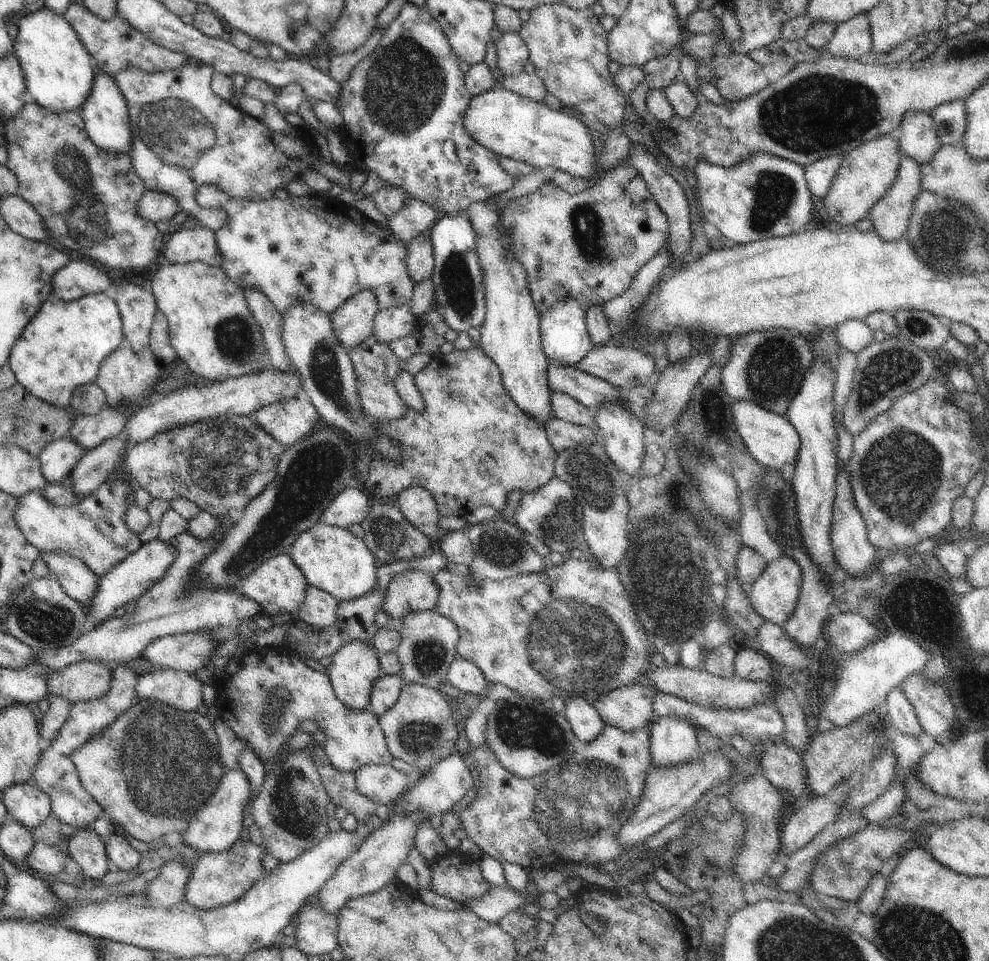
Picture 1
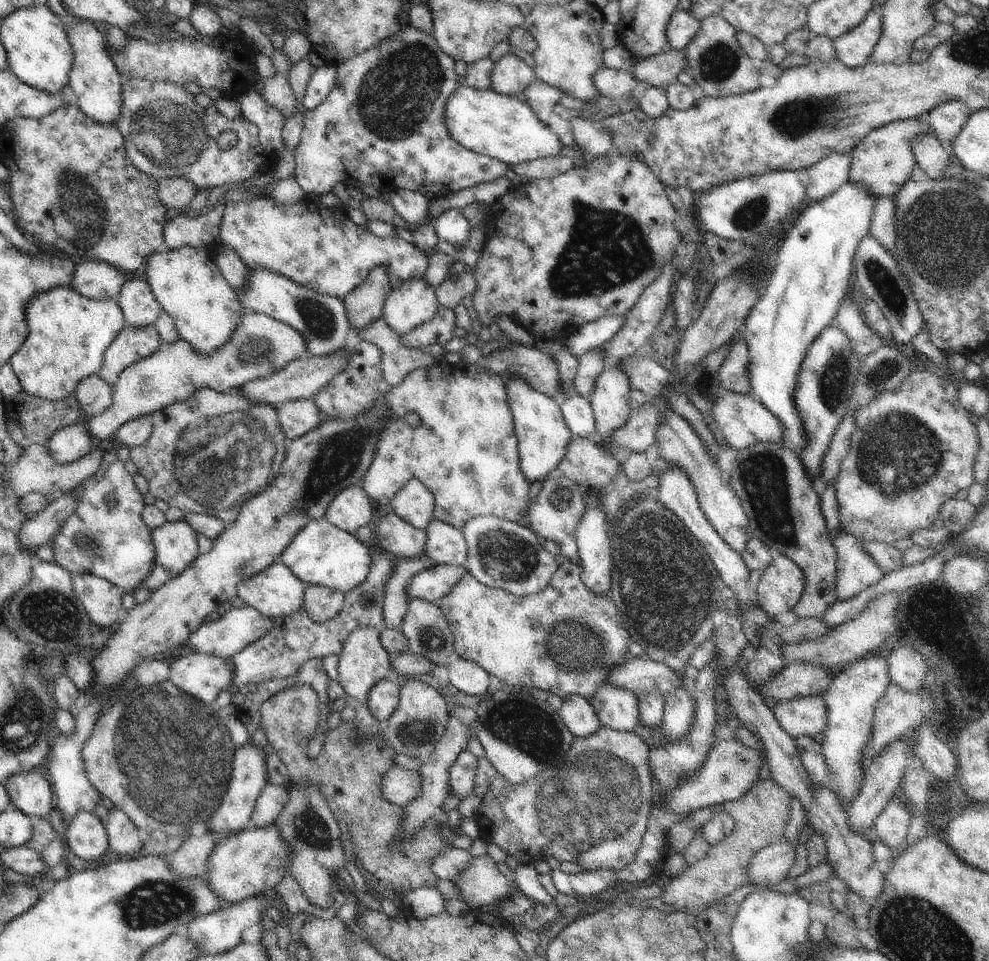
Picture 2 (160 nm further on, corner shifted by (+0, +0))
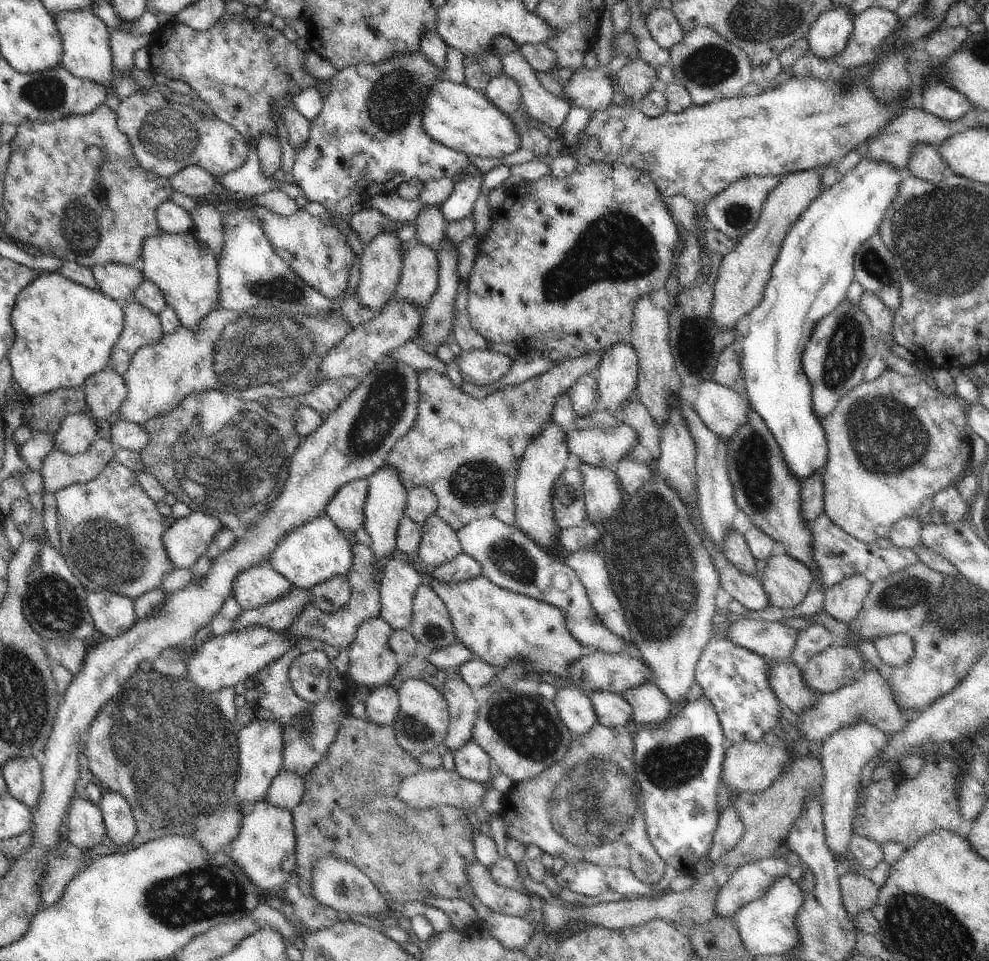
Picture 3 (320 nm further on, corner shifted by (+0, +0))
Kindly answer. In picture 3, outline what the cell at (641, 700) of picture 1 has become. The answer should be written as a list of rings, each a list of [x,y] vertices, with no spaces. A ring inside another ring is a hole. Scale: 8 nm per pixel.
[[[597,690],[589,694],[597,722],[607,727],[624,727],[632,719],[633,708],[626,699],[618,693]]]

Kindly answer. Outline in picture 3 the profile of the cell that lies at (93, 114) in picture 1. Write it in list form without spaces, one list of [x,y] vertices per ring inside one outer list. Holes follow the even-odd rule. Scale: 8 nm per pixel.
[[[90,7],[67,10],[53,14],[54,22],[62,35],[61,63],[74,76],[103,84],[111,85],[114,64],[110,52],[110,29]]]

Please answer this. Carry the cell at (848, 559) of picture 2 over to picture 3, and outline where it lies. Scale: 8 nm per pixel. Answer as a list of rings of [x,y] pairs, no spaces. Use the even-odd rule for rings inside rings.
[[[853,576],[825,590],[823,610],[840,622],[851,623],[861,611],[871,584],[861,576]]]

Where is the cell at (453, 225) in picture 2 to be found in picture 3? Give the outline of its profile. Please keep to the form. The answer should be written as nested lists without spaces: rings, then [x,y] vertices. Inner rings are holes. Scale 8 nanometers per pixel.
[[[469,172],[462,174],[455,184],[450,198],[441,205],[441,211],[447,222],[454,222],[467,217],[480,196],[483,175],[475,176]]]

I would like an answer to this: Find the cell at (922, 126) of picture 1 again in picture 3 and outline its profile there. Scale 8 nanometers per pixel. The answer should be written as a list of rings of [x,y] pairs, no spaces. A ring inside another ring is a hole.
[[[920,143],[911,149],[906,170],[916,178],[933,183],[938,183],[948,173],[947,164],[937,146]]]

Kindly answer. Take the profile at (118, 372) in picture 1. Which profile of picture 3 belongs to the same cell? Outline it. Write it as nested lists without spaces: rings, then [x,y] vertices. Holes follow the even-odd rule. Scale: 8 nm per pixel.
[[[136,299],[129,302],[123,311],[123,331],[114,345],[108,366],[119,375],[129,370],[130,361],[140,347],[156,344],[164,335],[159,315]]]

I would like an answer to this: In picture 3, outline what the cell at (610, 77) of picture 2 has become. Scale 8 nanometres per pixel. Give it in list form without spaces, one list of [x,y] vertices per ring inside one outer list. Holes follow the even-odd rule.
[[[601,67],[574,71],[568,85],[562,87],[565,100],[571,109],[582,107],[591,112],[601,111],[617,101],[613,82]]]

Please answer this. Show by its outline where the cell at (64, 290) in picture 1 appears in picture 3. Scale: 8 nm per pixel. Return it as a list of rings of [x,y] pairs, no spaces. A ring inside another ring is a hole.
[[[110,263],[106,266],[98,265],[92,270],[100,292],[117,302],[130,298],[145,279],[139,264]]]

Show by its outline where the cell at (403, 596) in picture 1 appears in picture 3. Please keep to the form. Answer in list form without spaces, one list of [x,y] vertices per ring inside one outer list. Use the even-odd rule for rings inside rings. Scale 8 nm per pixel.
[[[464,552],[456,558],[432,569],[432,576],[445,583],[459,583],[484,574],[483,566],[475,558]]]

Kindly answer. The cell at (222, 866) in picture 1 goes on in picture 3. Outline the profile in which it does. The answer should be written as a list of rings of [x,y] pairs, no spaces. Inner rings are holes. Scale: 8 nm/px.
[[[259,800],[249,815],[242,819],[240,834],[227,848],[229,855],[262,890],[273,892],[290,880],[296,864],[296,837],[291,810],[272,806],[267,800]]]

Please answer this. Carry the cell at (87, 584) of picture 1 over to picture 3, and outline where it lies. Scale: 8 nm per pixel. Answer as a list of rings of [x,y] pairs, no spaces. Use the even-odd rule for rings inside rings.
[[[87,590],[87,605],[96,634],[115,639],[124,634],[136,621],[135,600],[110,591],[90,593]]]

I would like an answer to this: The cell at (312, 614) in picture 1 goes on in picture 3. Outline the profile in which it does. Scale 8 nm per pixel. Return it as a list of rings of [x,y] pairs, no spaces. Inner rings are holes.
[[[334,575],[310,588],[314,604],[325,613],[344,608],[351,599],[352,585],[344,575]]]

